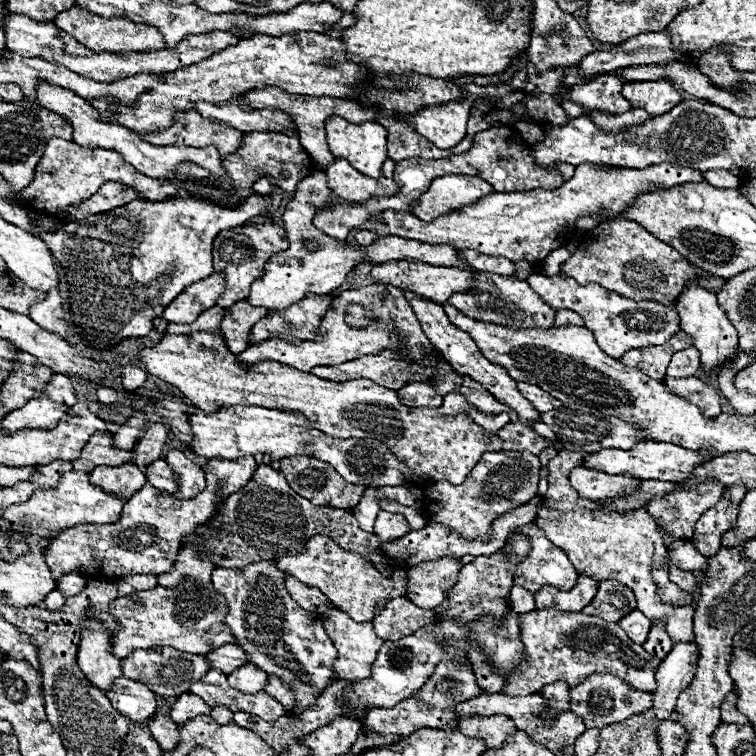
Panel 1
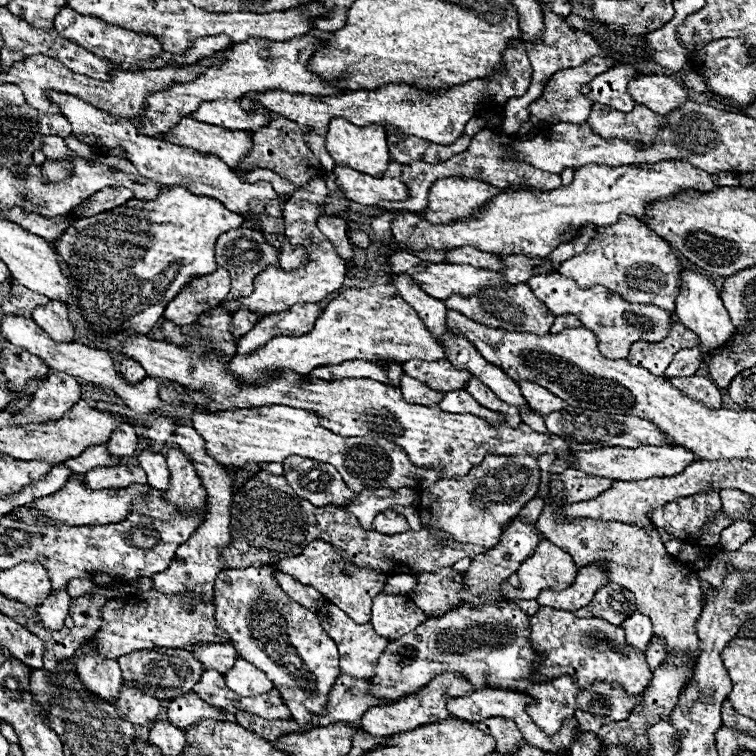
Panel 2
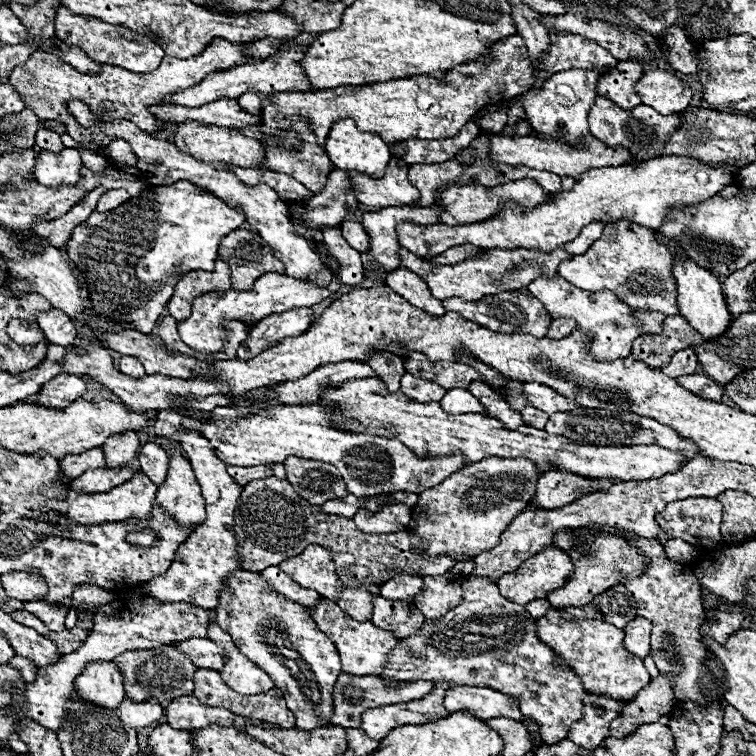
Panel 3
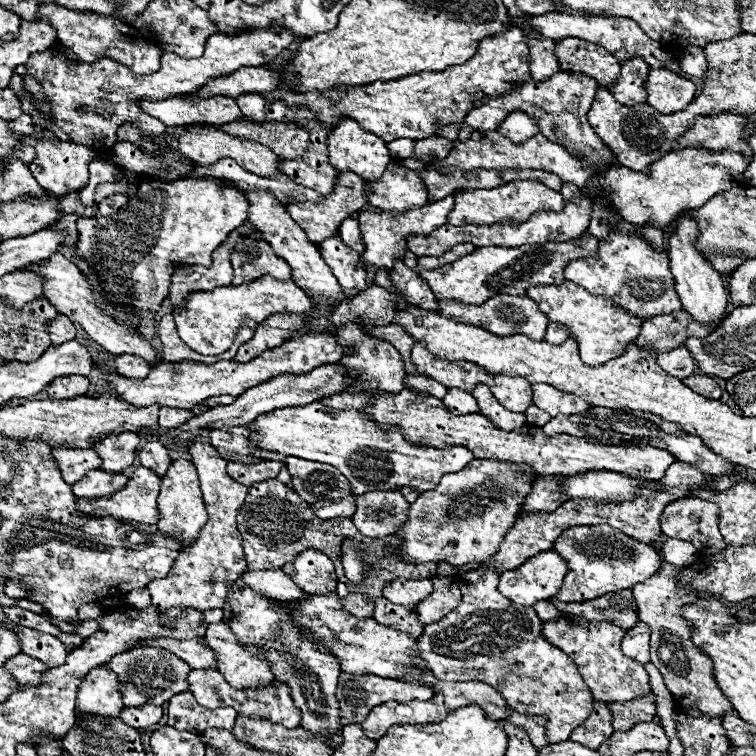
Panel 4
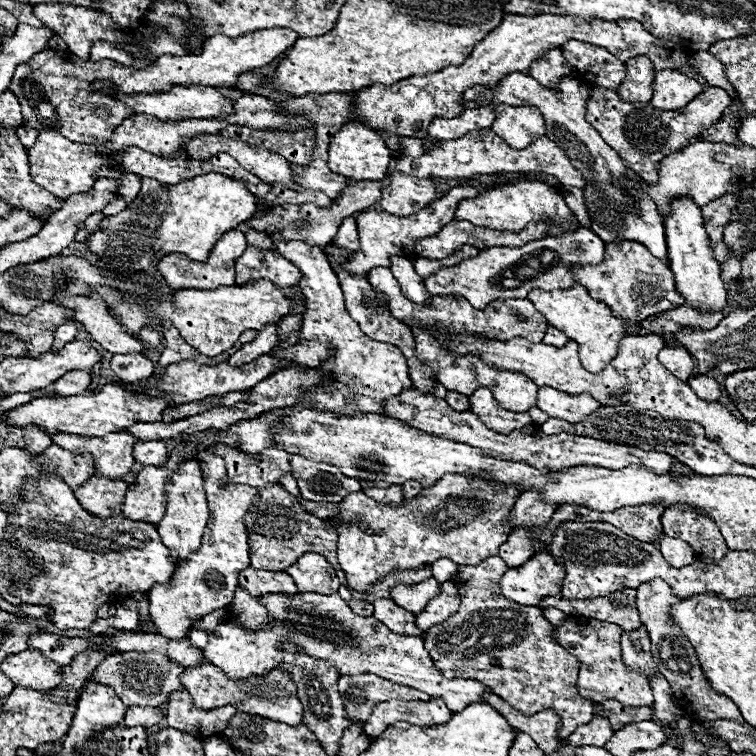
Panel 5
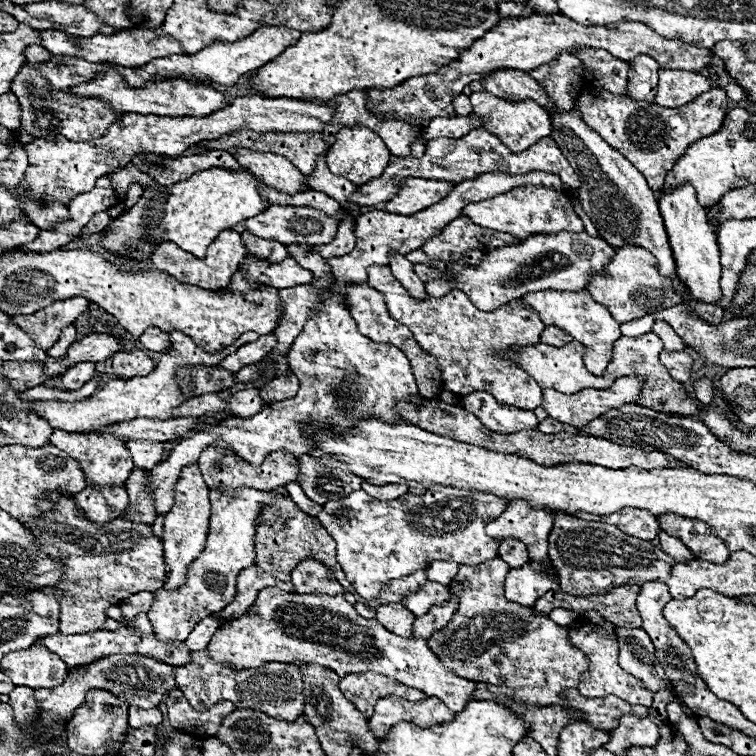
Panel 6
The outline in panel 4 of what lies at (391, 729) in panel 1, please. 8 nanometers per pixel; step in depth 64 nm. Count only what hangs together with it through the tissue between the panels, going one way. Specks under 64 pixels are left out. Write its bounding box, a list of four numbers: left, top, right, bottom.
[362,694,448,740]

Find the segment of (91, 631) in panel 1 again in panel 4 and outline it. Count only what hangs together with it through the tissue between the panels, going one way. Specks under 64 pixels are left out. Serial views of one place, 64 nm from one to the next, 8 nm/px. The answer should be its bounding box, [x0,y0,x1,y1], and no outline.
[76,666,124,718]

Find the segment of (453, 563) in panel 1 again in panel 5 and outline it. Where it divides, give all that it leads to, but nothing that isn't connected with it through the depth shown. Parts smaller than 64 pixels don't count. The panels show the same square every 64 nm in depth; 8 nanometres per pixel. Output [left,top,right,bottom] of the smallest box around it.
[416,582,460,632]

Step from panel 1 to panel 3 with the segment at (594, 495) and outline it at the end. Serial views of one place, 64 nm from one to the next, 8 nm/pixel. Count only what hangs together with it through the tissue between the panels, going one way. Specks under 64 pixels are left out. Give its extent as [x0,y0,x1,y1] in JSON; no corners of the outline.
[530,472,590,510]

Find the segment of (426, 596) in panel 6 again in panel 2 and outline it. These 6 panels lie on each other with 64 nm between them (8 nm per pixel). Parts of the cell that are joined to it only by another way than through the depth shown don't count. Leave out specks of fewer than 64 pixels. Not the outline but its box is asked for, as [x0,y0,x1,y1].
[384,576,416,596]

